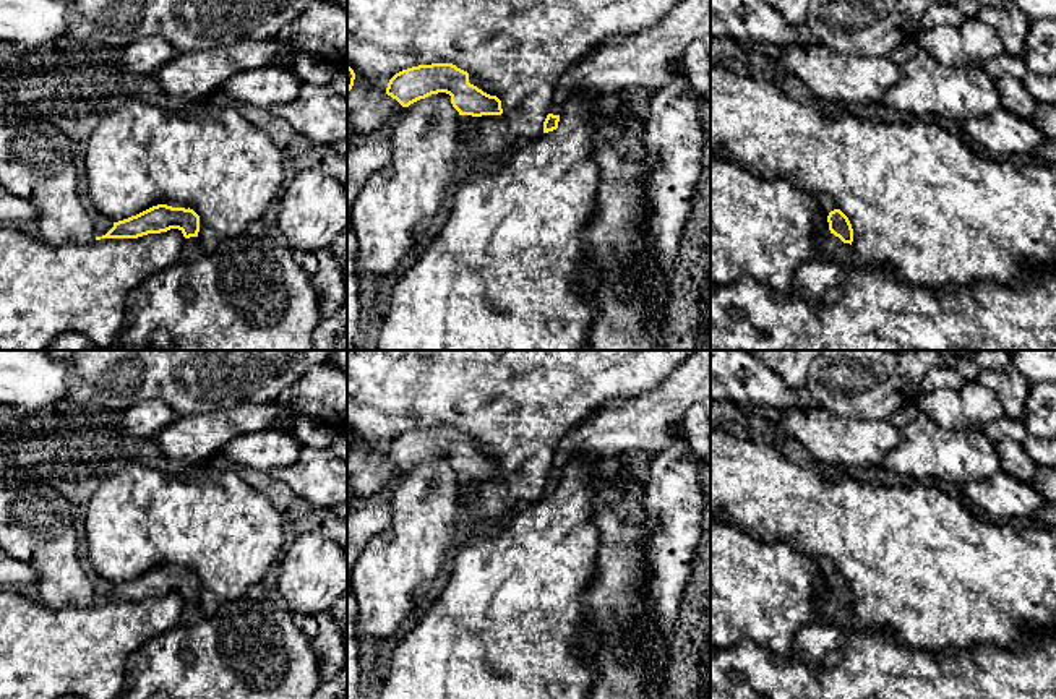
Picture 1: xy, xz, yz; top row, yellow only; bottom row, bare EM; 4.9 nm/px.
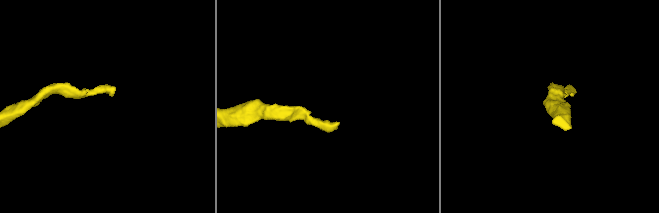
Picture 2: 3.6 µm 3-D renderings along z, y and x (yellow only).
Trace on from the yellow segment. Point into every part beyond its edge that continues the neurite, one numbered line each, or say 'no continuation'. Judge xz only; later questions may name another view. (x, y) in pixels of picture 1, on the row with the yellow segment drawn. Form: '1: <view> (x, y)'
1: xz (646, 59)

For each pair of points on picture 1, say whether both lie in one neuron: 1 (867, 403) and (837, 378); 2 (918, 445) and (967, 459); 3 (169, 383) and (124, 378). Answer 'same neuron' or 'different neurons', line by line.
1: same neuron
2: same neuron
3: same neuron

